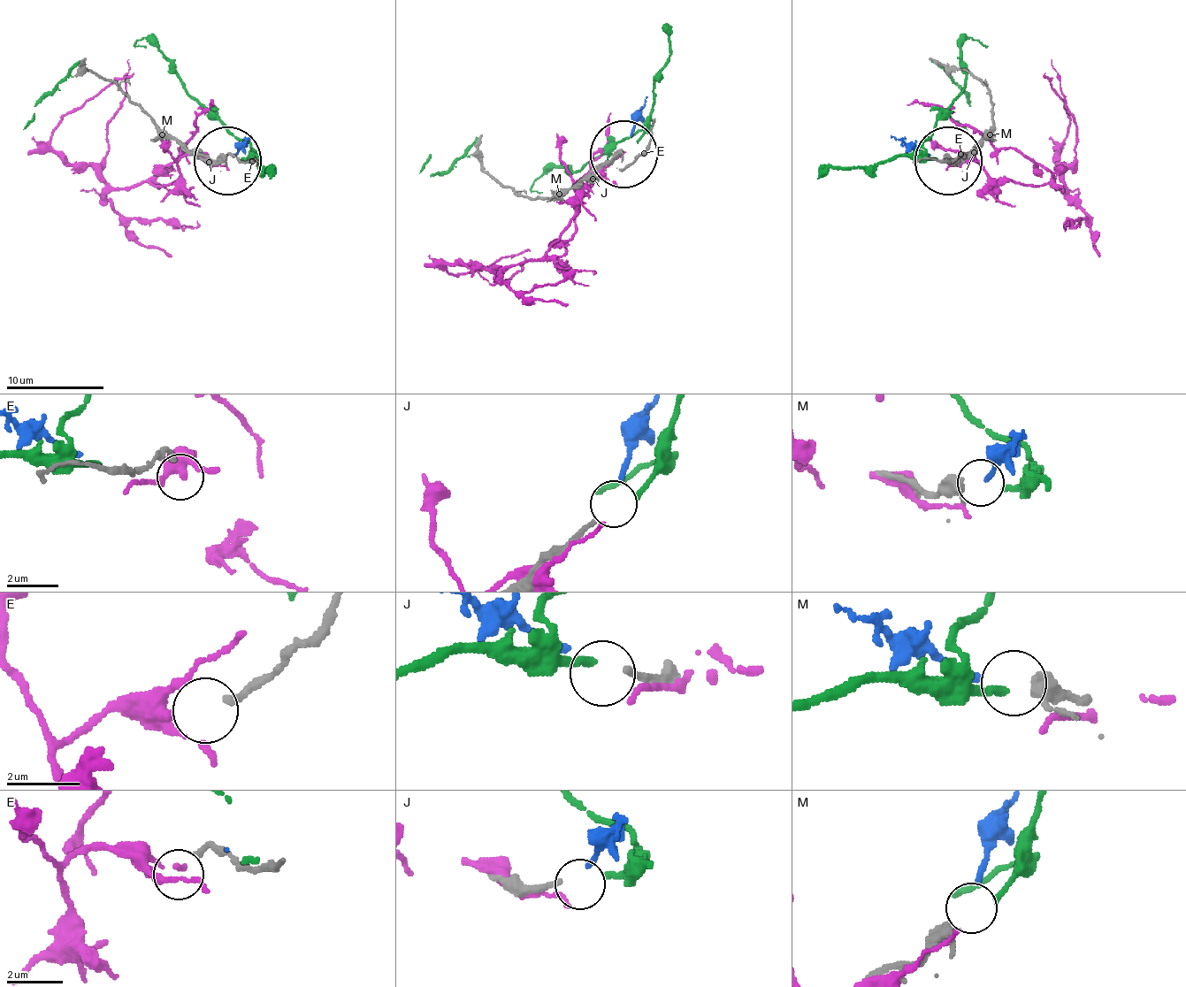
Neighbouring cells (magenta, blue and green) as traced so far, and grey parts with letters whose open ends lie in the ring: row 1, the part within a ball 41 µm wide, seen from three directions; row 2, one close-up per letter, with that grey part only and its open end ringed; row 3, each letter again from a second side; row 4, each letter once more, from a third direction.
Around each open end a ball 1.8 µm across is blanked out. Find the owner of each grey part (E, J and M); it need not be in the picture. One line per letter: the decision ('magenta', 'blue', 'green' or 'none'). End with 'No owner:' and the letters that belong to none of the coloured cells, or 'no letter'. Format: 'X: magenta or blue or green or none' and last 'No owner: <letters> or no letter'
E: none
J: green
M: blue
No owner: E

